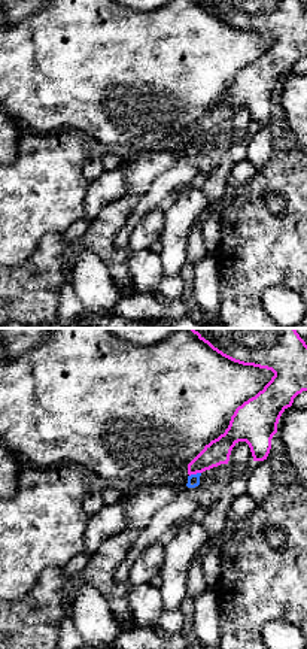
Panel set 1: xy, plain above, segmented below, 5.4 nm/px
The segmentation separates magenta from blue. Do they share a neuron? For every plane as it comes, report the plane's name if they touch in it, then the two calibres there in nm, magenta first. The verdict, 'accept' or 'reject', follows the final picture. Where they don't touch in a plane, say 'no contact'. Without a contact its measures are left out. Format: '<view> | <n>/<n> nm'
xy | 140/60 nm

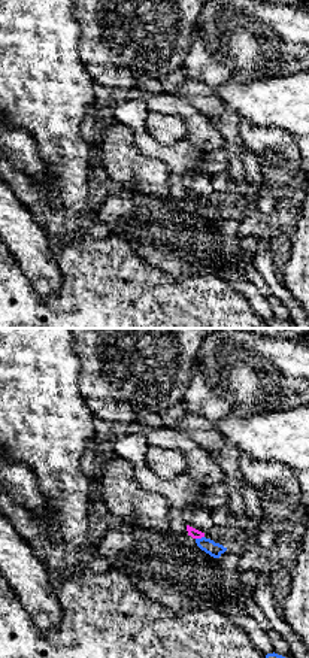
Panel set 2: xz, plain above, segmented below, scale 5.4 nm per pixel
xz | 50/80 nm

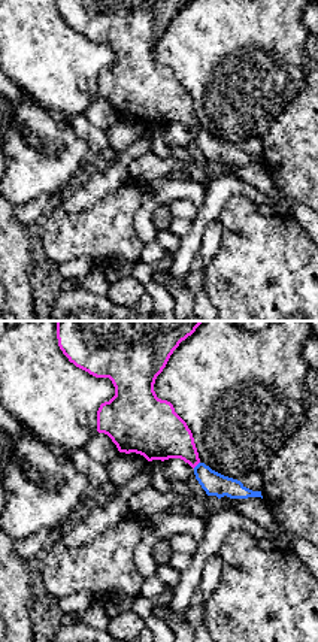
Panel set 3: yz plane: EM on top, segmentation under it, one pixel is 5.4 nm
yz | 280/130 nm

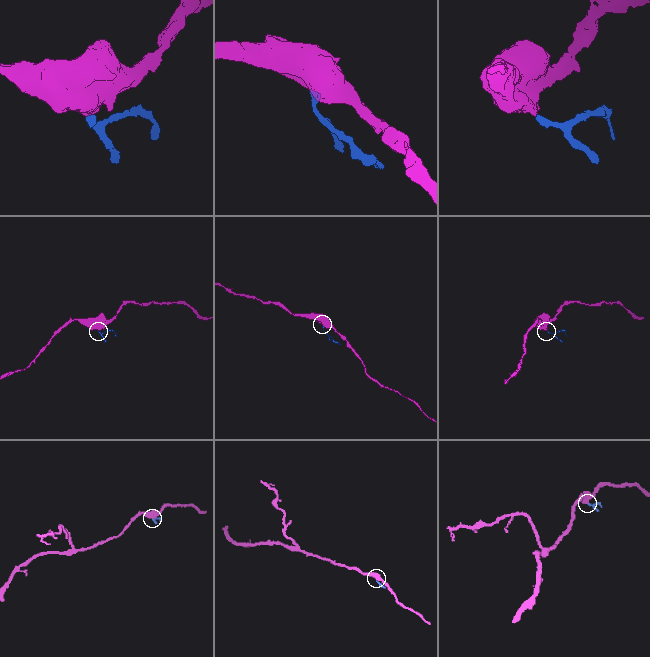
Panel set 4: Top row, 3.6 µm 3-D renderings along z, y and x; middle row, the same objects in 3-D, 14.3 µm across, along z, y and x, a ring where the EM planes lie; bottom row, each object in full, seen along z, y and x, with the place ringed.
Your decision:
reject

